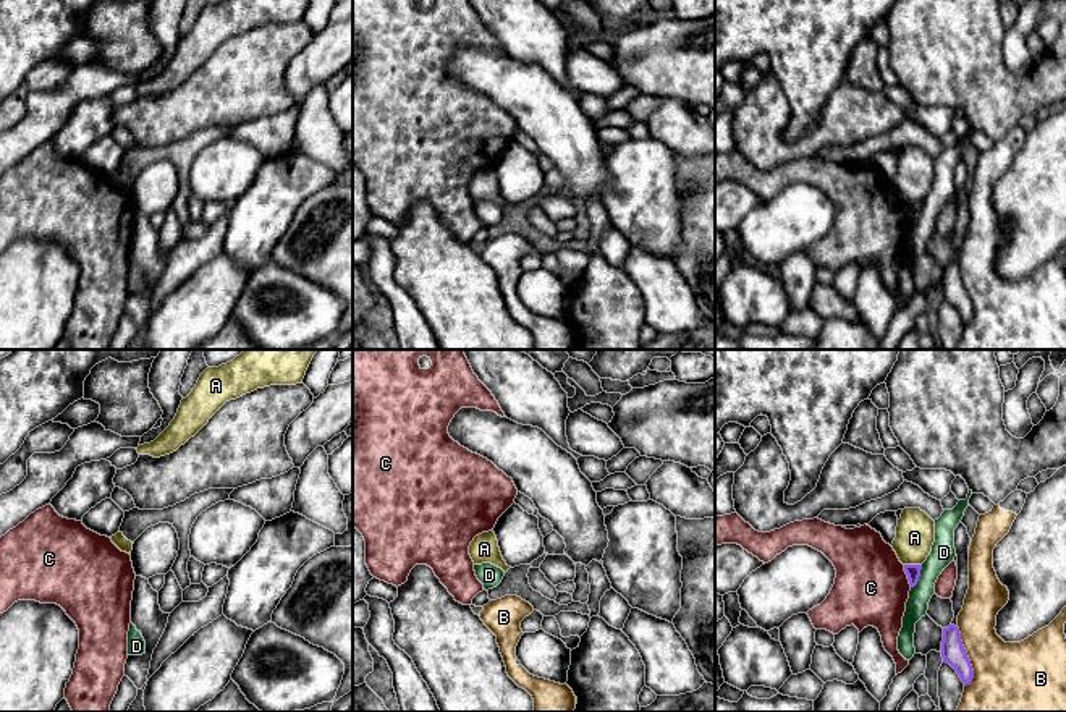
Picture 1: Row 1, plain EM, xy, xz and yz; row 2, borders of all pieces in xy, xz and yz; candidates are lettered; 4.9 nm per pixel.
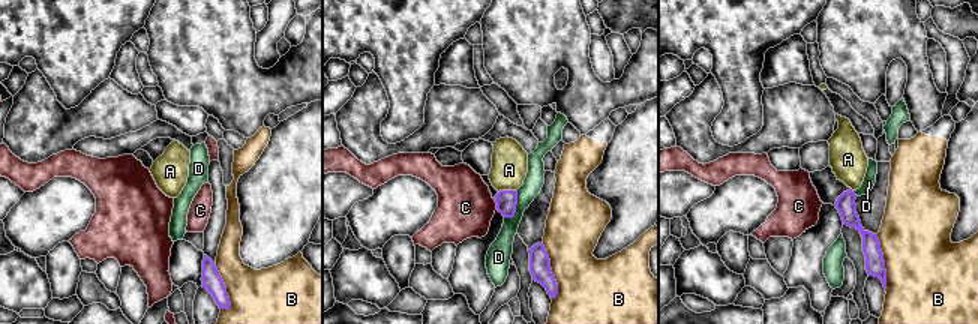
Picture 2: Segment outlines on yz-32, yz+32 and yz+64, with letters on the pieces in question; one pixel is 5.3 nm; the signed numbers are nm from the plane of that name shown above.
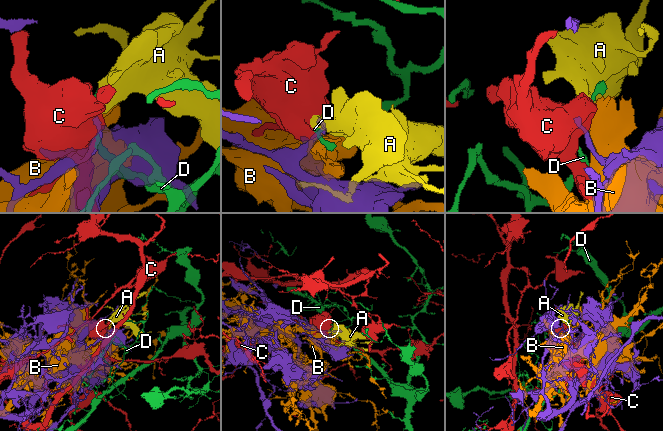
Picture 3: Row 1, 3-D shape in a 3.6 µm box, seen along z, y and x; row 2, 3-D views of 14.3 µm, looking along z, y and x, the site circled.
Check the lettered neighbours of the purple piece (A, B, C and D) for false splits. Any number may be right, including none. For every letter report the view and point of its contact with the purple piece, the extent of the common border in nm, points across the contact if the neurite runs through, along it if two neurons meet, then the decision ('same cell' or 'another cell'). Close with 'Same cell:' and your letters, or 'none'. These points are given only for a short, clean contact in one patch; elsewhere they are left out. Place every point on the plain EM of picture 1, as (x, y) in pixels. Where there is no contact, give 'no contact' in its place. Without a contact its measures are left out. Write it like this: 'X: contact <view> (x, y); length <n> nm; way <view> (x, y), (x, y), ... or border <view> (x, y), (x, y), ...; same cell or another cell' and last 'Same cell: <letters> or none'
A: contact yz (913, 203); length 90 nm; border yz (905, 201), (921, 203); another cell
B: contact yz (968, 295); length 300 nm; another cell
C: contact yz (908, 214); length 120 nm; another cell
D: contact yz (919, 212); length 130 nm; border yz (922, 203), (919, 217), (911, 225); another cell
Same cell: none

